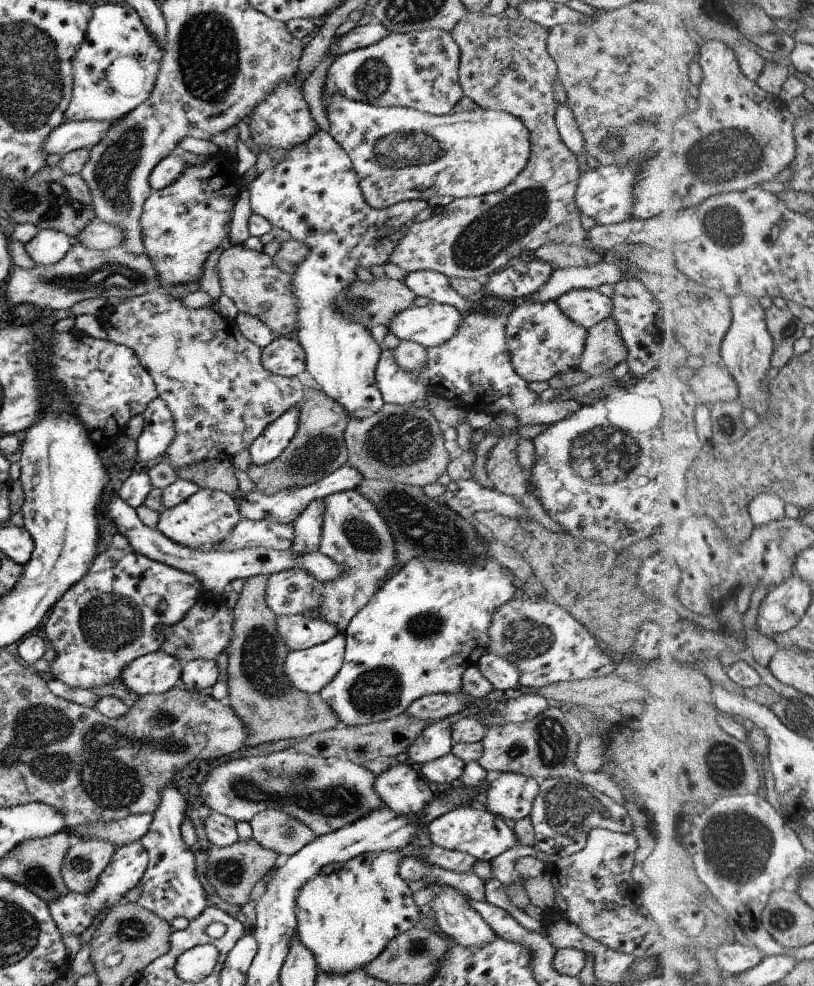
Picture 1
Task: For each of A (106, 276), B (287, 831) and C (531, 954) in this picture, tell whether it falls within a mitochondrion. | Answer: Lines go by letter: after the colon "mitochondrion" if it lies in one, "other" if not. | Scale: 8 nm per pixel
A: mitochondrion
B: mitochondrion
C: other

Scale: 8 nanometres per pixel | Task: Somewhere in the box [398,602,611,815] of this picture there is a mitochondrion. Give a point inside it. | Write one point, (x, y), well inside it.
(524, 636)

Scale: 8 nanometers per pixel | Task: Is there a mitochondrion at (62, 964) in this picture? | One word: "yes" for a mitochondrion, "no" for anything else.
no

